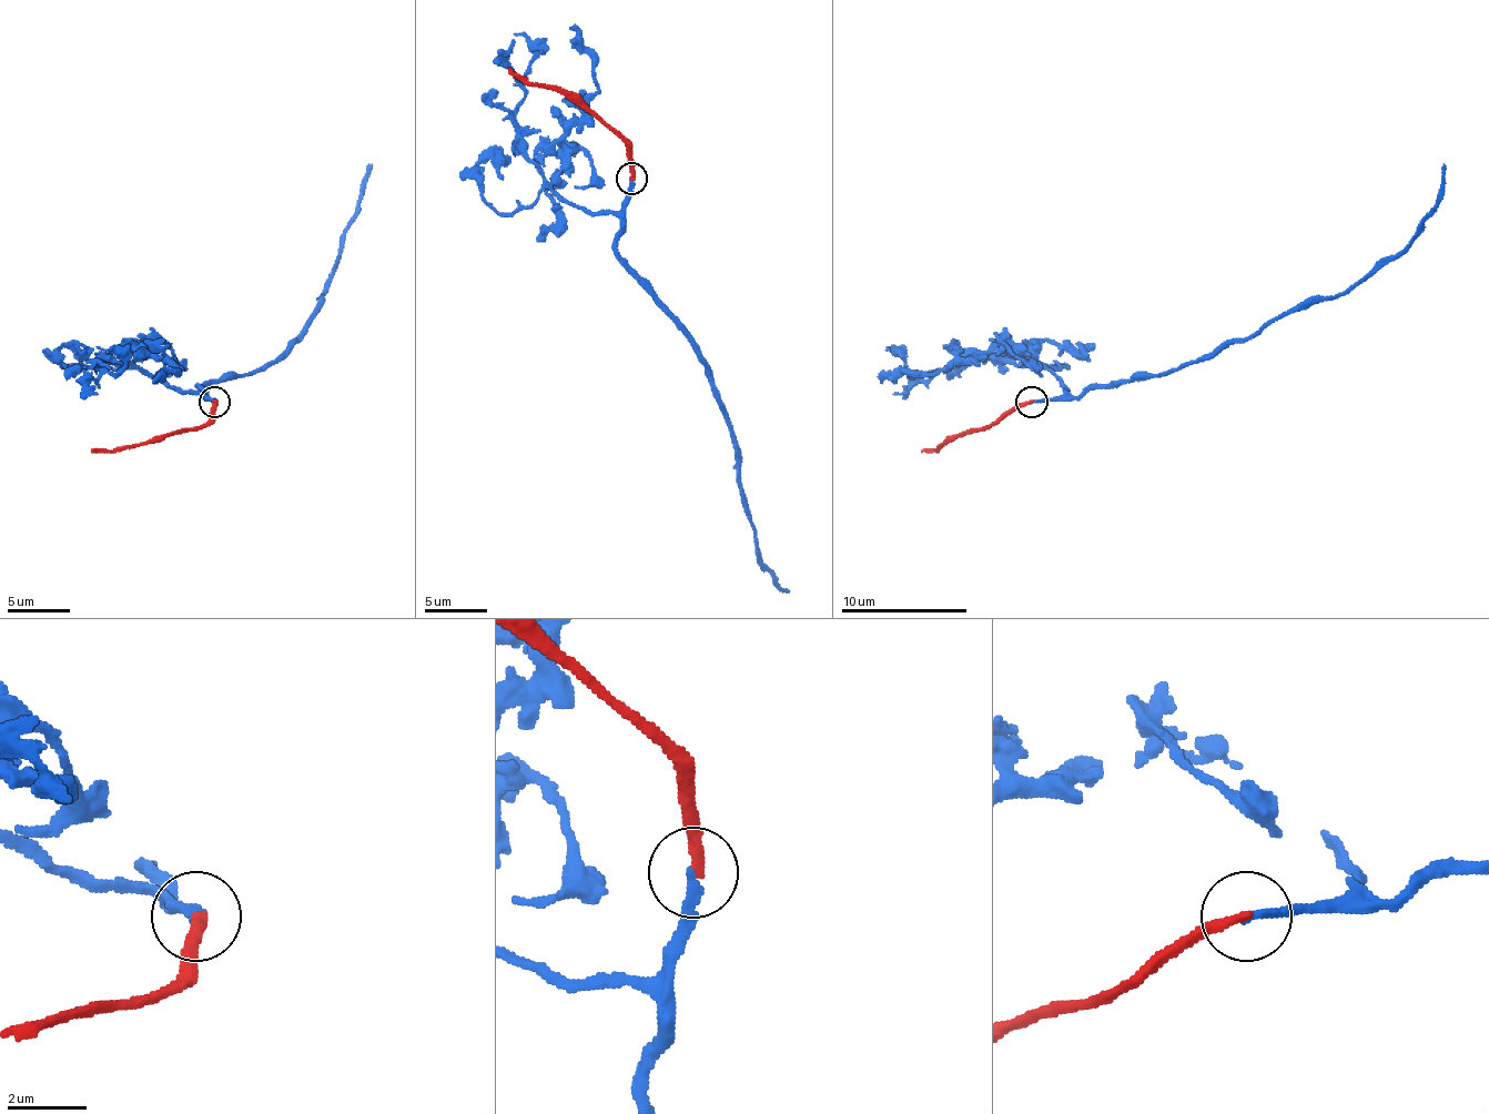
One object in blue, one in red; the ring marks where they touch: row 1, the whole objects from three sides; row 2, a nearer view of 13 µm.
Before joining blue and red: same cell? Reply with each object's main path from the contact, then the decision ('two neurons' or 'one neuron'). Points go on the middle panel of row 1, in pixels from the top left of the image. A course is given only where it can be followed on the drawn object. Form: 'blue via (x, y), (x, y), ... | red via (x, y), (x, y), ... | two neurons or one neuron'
blue via (632, 178), (616, 260), (691, 344), (736, 438), (742, 492), (758, 552), (777, 584), (789, 589) | red via (632, 178), (632, 149), (619, 137), (559, 92), (528, 87), (509, 68) | one neuron

